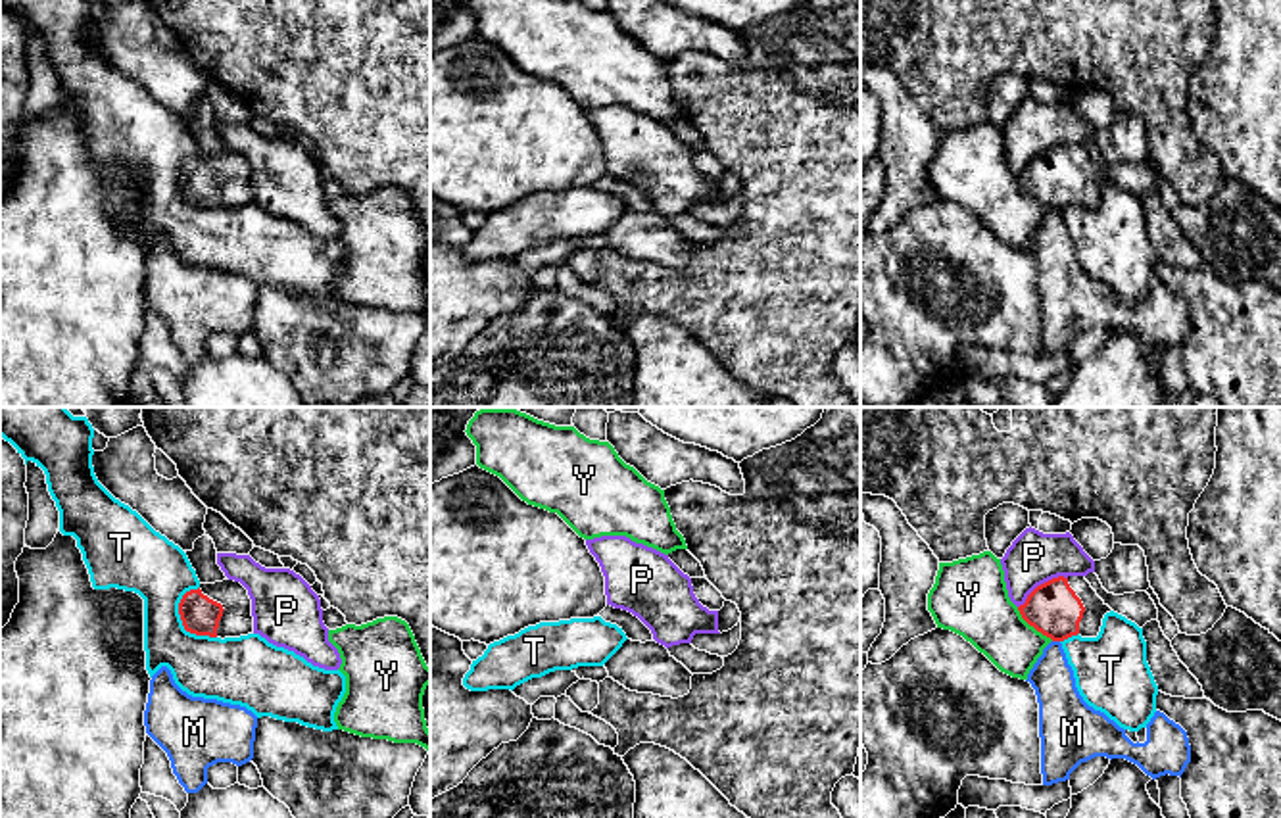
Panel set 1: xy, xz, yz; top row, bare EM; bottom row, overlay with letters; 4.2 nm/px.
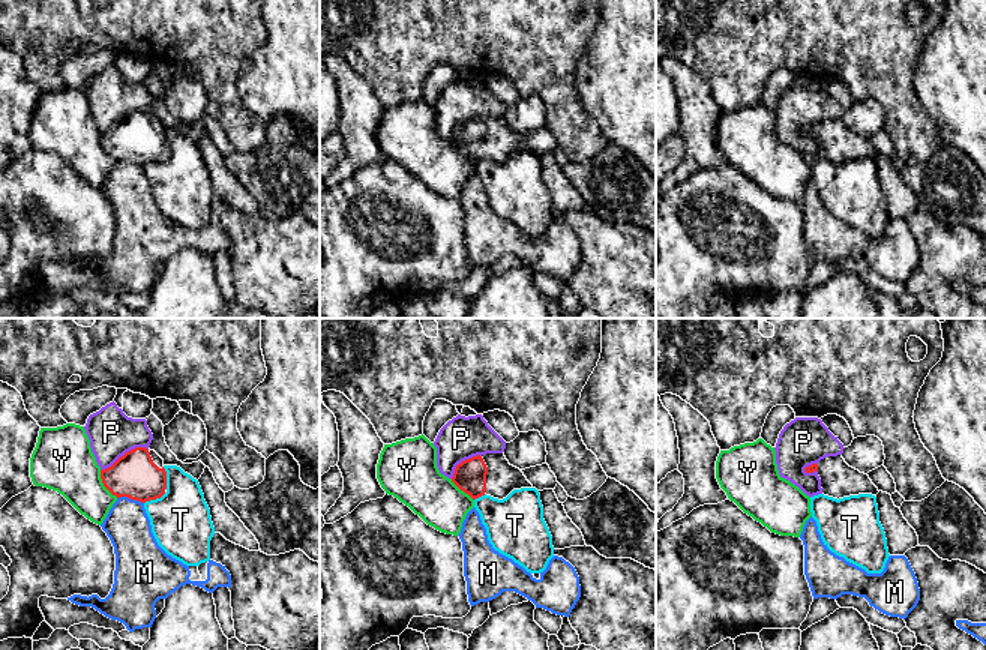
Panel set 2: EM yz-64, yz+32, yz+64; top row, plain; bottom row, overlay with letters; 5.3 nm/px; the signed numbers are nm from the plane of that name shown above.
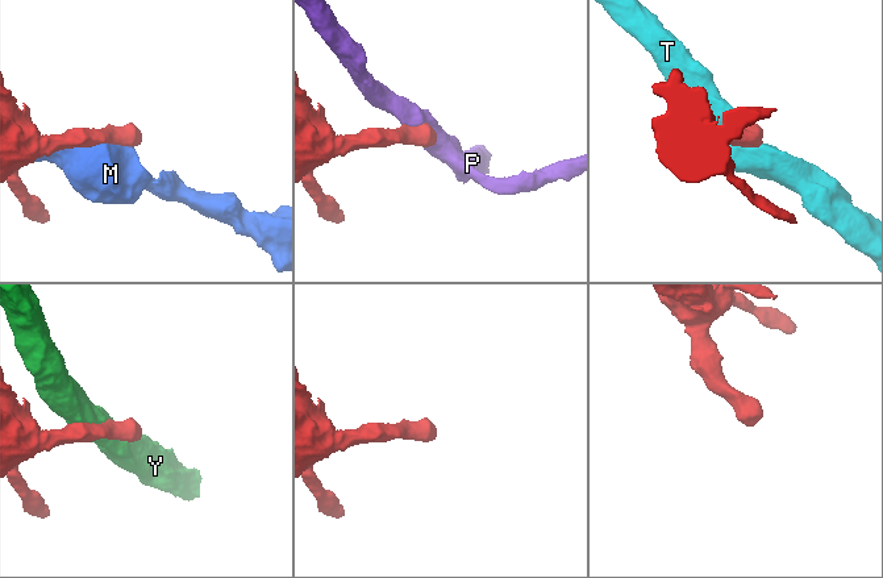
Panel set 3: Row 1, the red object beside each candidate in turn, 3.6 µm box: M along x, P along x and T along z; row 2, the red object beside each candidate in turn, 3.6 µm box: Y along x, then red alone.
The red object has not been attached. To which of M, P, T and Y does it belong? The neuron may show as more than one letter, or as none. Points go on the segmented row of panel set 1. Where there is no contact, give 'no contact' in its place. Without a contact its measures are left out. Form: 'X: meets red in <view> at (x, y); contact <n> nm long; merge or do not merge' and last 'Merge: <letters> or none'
M: meets red in yz at (1057, 640); contact 30 nm long; do not merge
P: meets red in yz at (1041, 584); contact 240 nm long; do not merge
T: meets red in xy at (183, 625); contact 240 nm long; do not merge
Y: meets red in yz at (1034, 626); contact 220 nm long; do not merge
Merge: none

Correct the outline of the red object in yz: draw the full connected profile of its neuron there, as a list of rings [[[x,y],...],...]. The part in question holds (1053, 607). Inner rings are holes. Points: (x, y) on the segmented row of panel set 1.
[[[1058,576],[1037,586],[1018,607],[1022,618],[1052,641],[1072,636],[1097,638],[1112,609],[1097,595],[1085,576]]]

